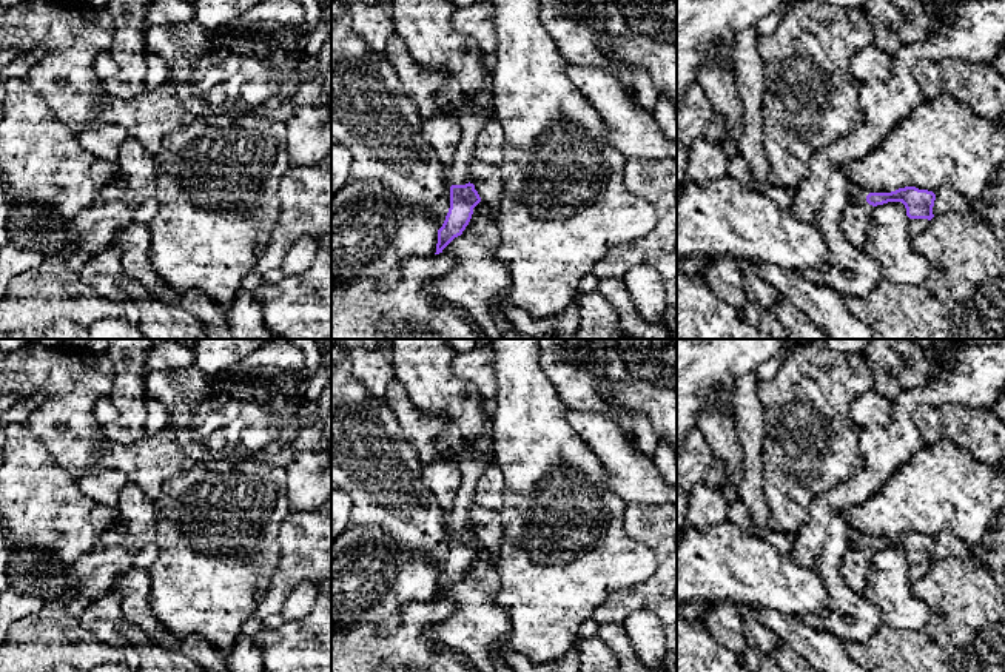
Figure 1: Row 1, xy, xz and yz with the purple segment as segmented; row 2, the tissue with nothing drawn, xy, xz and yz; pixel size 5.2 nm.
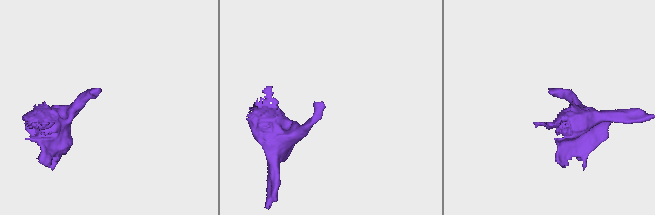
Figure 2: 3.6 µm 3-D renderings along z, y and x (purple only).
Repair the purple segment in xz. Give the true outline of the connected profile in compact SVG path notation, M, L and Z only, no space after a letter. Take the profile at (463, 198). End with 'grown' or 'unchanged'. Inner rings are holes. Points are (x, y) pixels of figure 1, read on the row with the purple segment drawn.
M478 92L472 103L464 99L456 114L461 125L461 139L458 142L453 163L445 171L445 180L450 188L450 208L442 227L438 230L436 253L442 250L469 225L473 208L481 202L475 185L470 182L470 166L475 160L476 139L487 119L486 108L493 102L493 92Z; grown

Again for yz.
M905 186L891 193L872 193L863 188L851 188L851 200L868 202L872 207L888 202L902 202L909 219L931 220L934 217L933 207L936 194L916 186Z; grown

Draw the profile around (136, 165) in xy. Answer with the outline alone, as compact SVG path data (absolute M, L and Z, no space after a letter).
M128 137L120 150L117 165L126 190L120 200L102 202L79 211L68 227L69 251L92 254L109 245L116 234L134 223L136 208L154 196L154 156L136 139Z

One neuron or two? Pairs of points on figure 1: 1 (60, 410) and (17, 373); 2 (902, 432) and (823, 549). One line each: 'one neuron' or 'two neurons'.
1: one neuron
2: one neuron

